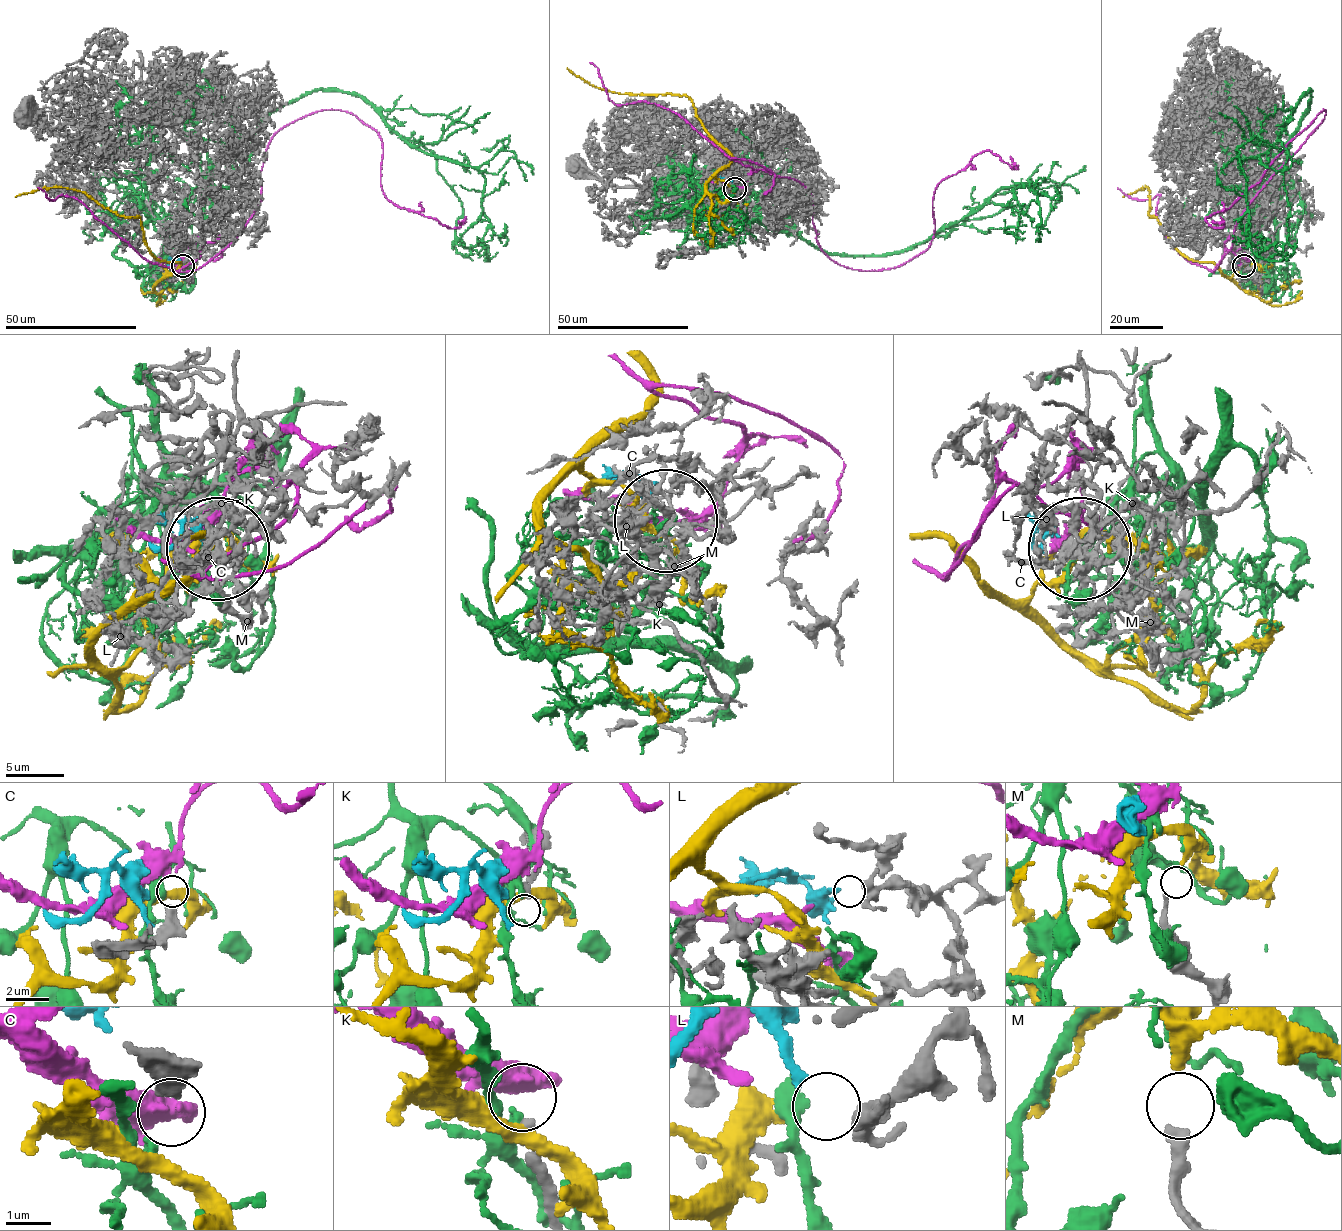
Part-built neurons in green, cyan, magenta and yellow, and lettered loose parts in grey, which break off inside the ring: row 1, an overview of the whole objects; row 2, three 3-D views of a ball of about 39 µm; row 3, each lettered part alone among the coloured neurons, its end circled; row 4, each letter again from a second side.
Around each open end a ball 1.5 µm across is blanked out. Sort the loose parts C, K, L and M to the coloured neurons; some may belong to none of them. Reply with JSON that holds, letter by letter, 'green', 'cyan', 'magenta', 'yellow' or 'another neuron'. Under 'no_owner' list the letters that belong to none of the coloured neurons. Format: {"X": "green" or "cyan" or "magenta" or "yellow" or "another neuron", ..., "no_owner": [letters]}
{"C": "magenta", "K": "another neuron", "L": "cyan", "M": "yellow", "no_owner": ["K"]}

